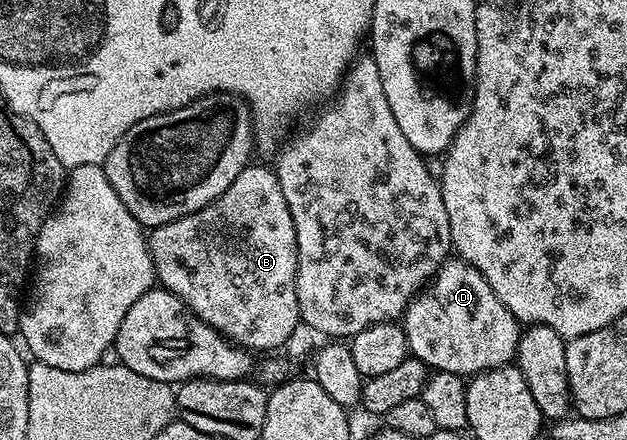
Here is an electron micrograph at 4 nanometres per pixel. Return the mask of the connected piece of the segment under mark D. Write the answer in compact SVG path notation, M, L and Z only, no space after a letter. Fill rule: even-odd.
M460 257L446 259L428 286L413 296L405 308L403 326L412 358L423 361L433 371L446 371L462 377L510 366L517 358L517 346L523 330L522 324L509 312L507 305L495 297L495 289L491 289L485 278Z

